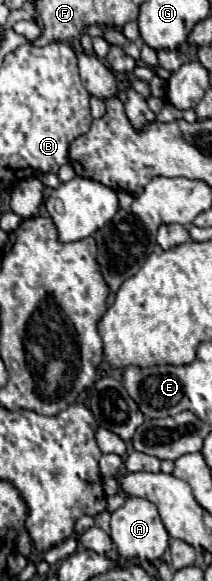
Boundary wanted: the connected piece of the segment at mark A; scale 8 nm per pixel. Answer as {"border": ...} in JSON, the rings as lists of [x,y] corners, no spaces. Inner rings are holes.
{"border":[[[127,497],[125,505],[117,511],[113,511],[113,515],[111,515],[111,539],[117,547],[117,551],[127,559],[155,561],[155,559],[161,559],[169,547],[169,533],[159,517],[157,505],[153,505],[147,499],[139,499],[139,497]]]}

